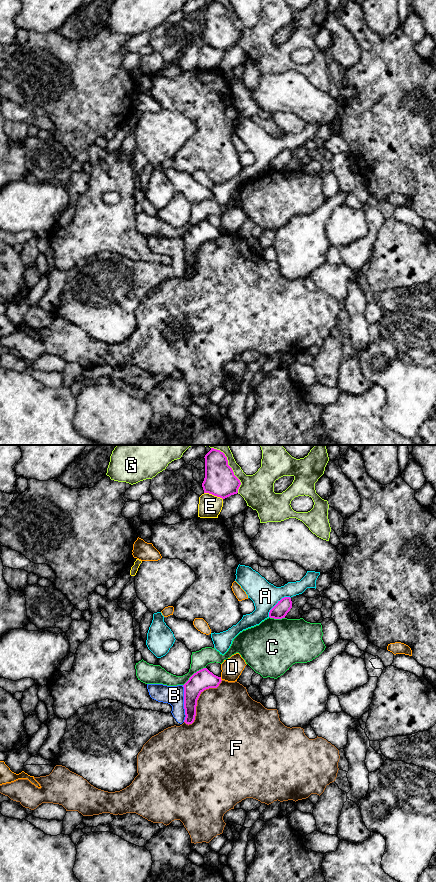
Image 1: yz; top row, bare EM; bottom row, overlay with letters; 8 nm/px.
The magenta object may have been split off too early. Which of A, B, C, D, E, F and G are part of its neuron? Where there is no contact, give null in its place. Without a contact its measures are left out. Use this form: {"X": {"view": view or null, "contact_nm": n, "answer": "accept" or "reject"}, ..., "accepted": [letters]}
{"A": {"view": "yz", "contact_nm": 240, "answer": "reject"}, "B": {"view": "yz", "contact_nm": 300, "answer": "reject"}, "C": {"view": "yz", "contact_nm": 240, "answer": "reject"}, "D": {"view": "yz", "contact_nm": 30, "answer": "reject"}, "E": {"view": "yz", "contact_nm": 160, "answer": "reject"}, "F": {"view": "yz", "contact_nm": 460, "answer": "reject"}, "G": {"view": "yz", "contact_nm": 420, "answer": "reject"}, "accepted": []}

